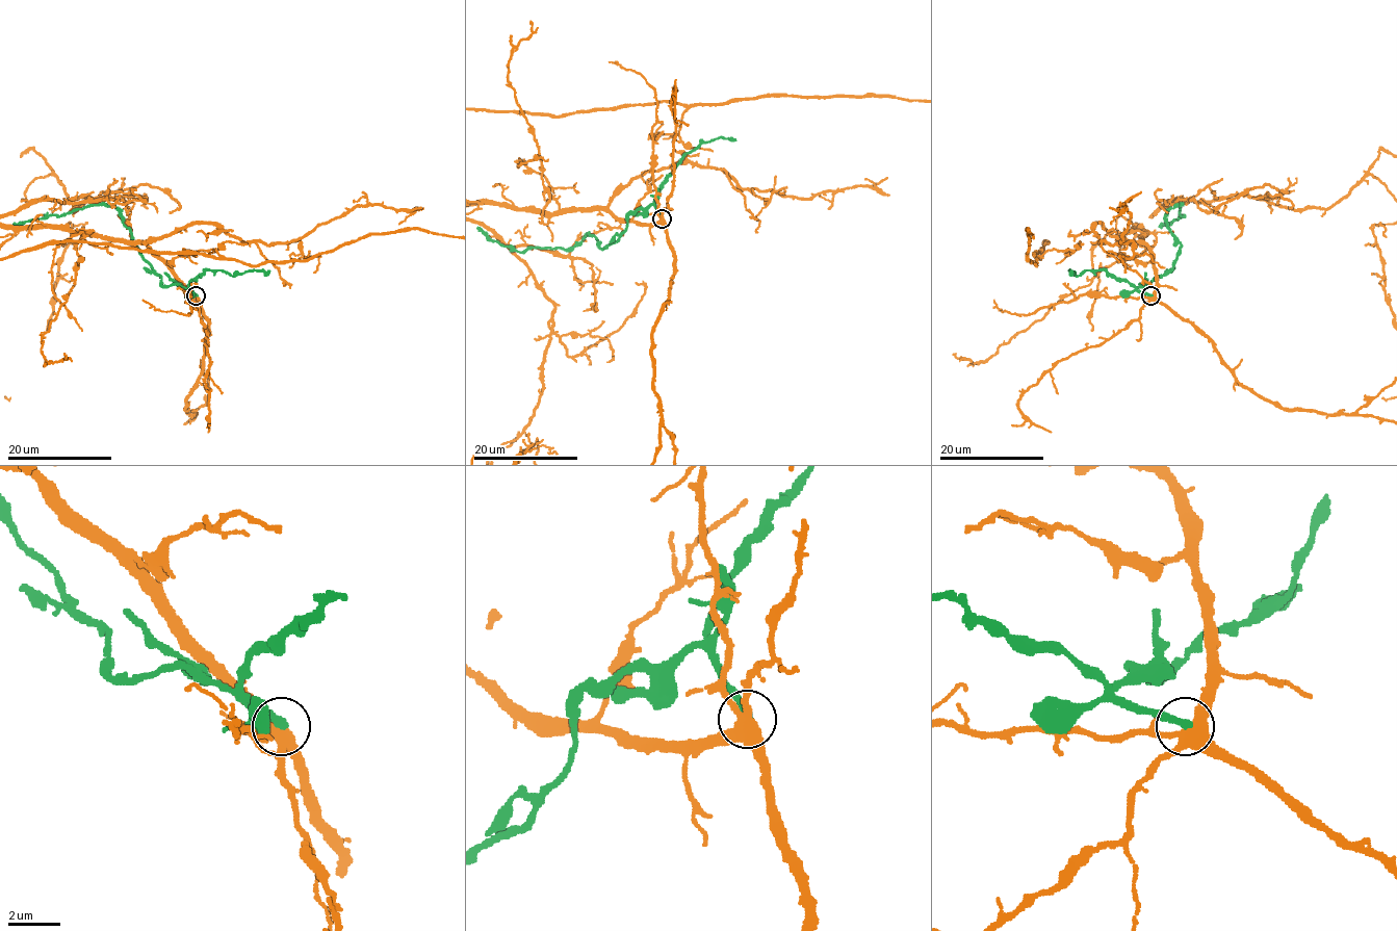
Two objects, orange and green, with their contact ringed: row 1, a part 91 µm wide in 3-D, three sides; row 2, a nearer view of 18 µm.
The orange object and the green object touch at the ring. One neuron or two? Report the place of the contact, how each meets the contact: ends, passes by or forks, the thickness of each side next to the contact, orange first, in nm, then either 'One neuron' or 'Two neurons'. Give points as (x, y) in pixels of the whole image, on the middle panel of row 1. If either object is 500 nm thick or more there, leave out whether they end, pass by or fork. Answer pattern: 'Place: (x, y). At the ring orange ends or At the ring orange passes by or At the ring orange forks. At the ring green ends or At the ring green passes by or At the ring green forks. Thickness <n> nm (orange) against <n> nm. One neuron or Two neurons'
Place: (662, 218). At the ring orange forks. At the ring green ends. Thickness 420 nm (orange) against 320 nm. Two neurons

